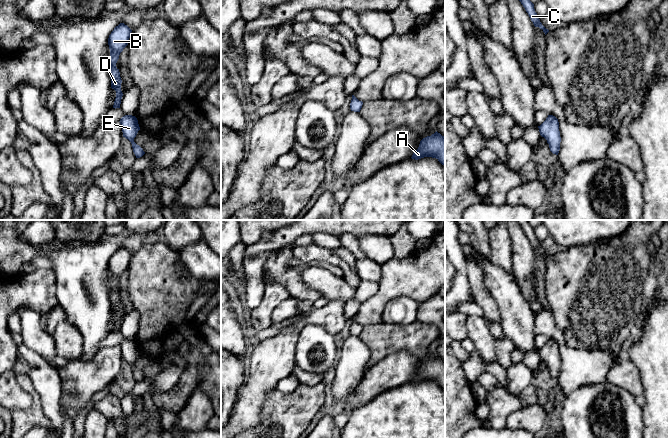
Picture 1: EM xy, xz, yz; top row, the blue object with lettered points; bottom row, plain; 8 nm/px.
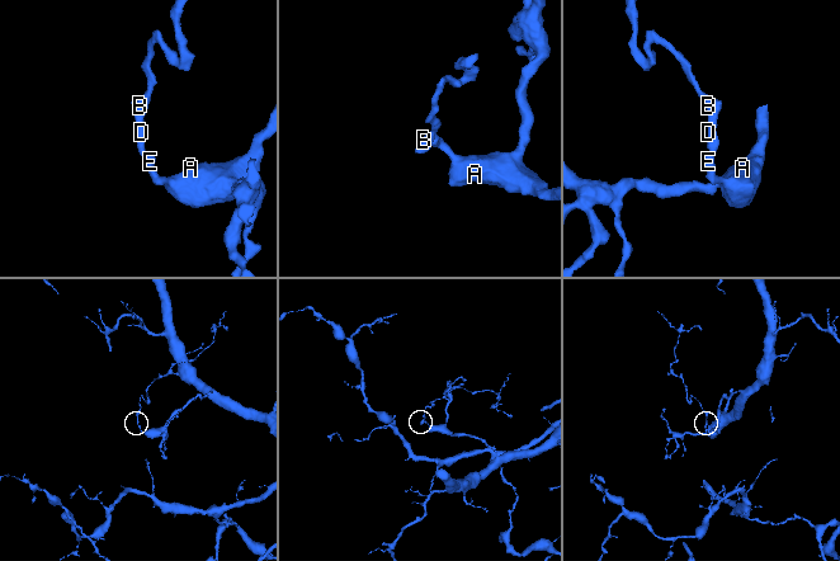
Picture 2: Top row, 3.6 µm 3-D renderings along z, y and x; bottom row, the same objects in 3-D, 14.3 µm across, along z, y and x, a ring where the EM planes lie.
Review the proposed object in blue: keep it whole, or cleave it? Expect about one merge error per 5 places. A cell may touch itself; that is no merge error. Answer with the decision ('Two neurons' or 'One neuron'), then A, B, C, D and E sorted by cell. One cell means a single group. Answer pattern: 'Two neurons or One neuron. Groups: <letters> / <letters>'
One neuron. Groups: A B C D E

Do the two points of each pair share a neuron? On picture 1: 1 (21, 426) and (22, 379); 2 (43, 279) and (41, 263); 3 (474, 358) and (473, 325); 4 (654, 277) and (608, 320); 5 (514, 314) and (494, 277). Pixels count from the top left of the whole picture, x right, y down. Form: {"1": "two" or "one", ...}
{"1": "one", "2": "two", "3": "two", "4": "two", "5": "one"}

